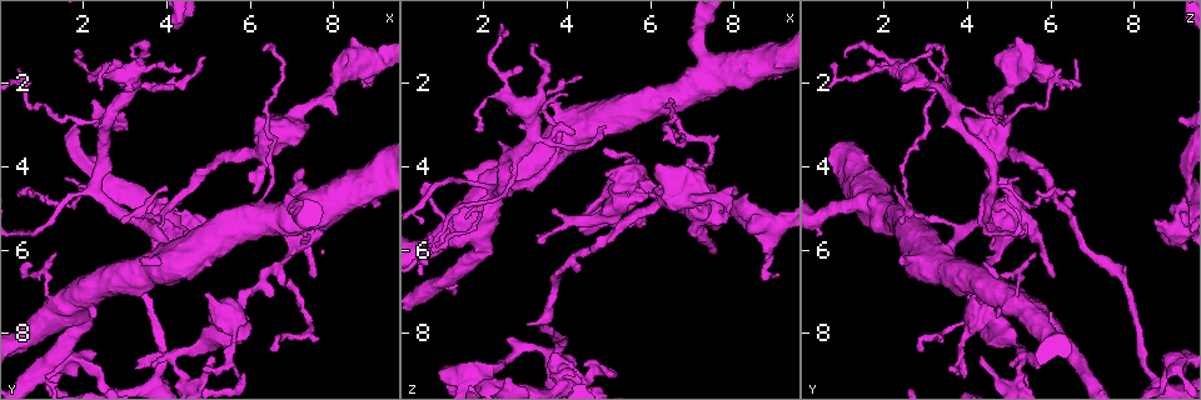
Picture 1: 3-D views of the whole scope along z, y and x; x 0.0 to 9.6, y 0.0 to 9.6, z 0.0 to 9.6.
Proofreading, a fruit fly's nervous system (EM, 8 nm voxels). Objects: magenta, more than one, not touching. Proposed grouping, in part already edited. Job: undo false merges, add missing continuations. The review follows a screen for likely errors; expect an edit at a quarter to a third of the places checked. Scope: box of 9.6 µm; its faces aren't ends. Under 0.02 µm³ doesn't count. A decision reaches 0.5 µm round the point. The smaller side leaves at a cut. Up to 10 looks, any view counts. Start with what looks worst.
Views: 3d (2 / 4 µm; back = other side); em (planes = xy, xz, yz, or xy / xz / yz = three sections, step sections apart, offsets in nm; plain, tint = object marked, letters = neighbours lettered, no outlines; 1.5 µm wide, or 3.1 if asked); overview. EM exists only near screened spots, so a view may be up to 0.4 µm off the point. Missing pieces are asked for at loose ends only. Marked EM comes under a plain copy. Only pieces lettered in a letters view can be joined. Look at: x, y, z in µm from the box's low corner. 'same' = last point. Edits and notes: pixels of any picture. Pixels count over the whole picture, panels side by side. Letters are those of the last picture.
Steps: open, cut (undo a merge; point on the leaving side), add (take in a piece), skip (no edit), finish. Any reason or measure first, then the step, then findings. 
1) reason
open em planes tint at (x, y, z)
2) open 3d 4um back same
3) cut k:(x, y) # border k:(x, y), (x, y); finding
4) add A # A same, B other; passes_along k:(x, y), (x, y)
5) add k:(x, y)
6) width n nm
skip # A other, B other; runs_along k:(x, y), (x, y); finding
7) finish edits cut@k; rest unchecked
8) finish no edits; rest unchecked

open em yz step 4 letters at (8.50, 0.90, 5.15)

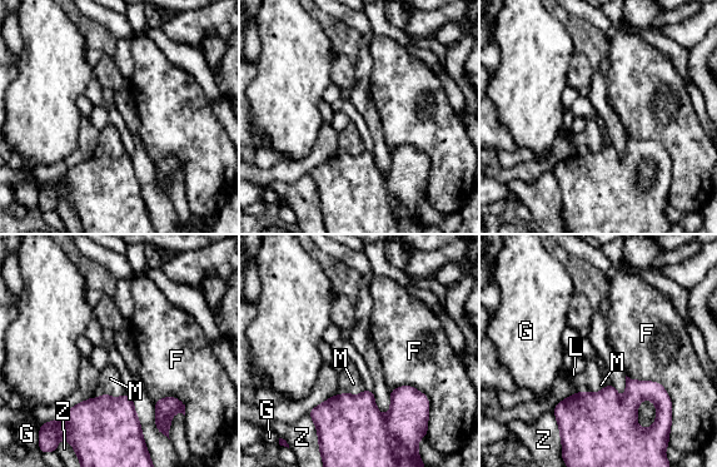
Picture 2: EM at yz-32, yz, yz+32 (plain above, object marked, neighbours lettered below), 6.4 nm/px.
skip # F other, G other, L other, M other, Z other; runs_along 2:(661, 391), (557, 412); no lettered piece goes on from it

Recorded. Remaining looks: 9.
branch stops here
open em xy step 8 letters at (7.50, 6.60, 6.15)

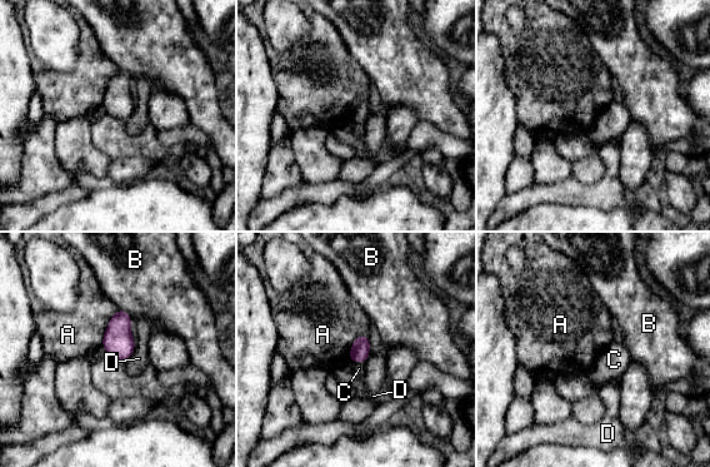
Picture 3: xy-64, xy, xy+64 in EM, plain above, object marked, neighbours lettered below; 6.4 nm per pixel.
skip # A other, B other, C other, D other; none of them fits

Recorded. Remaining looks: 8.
open em planes letters at (1.75, 1.25, 3.15)

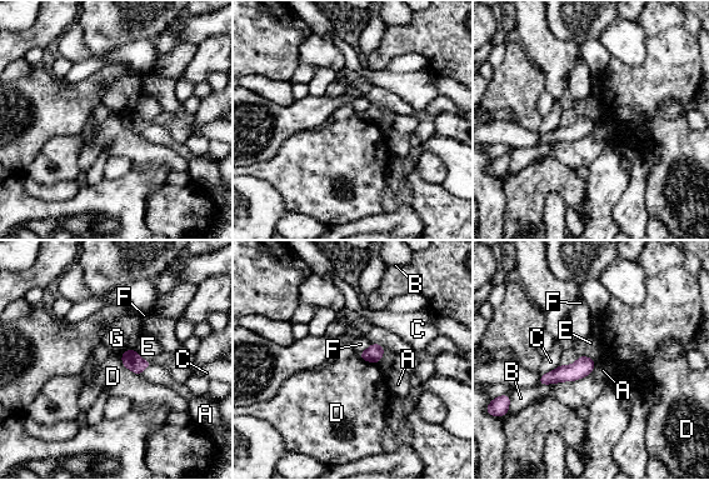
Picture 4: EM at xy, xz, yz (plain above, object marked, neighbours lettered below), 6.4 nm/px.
skip # A other, B other, C other, D other, E other, F other, G other; runs_along 4:(590, 363), (542, 381); none of them fits

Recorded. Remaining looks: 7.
an open end
open 3d 2um at (3.45, 6.15, 2.40)

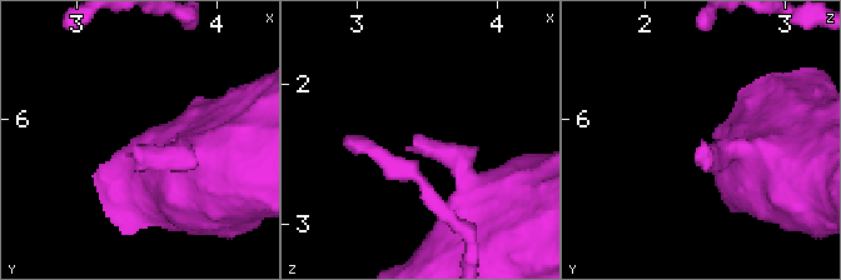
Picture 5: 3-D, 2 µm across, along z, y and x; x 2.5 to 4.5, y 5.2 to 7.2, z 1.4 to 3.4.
open em xy step 4 tint at (3.38, 6.22, 2.36)

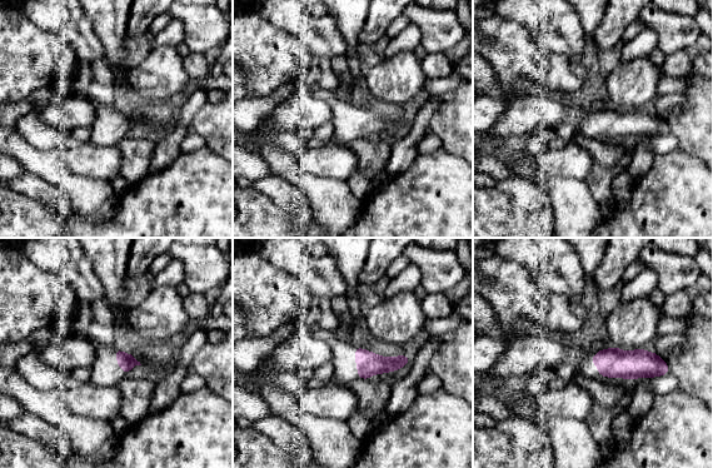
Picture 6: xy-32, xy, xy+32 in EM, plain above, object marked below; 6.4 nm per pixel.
see the neighbours
open em xy step 4 letters same

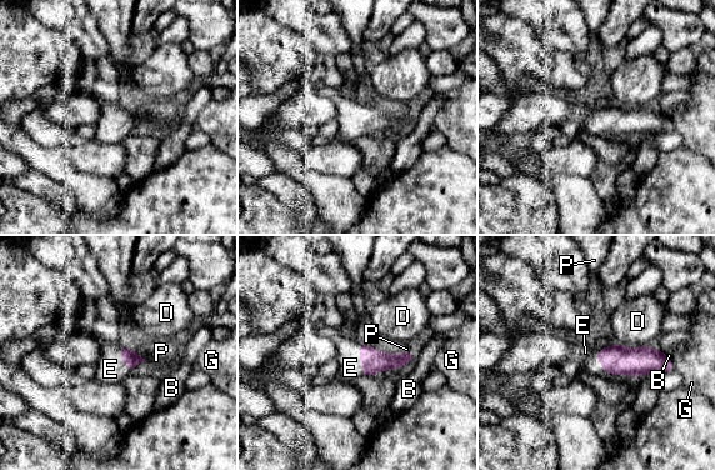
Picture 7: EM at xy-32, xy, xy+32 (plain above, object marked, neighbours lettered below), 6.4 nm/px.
longest_contact E 220 nm
add E # B other, D other, E same, G other, P other; passes_along 7:(374, 360), (360, 359), (350, 368); it goes on there

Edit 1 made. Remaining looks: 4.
finish edits add@7; rest unchecked

